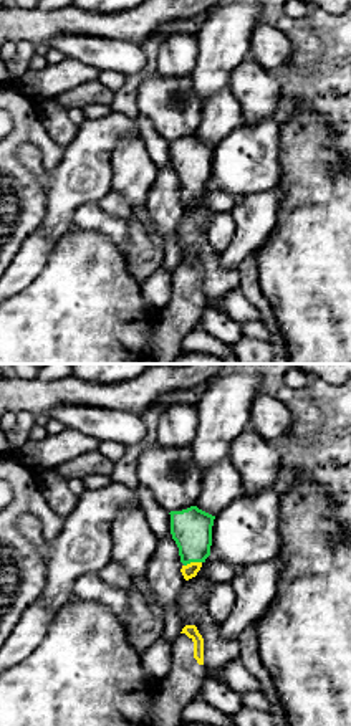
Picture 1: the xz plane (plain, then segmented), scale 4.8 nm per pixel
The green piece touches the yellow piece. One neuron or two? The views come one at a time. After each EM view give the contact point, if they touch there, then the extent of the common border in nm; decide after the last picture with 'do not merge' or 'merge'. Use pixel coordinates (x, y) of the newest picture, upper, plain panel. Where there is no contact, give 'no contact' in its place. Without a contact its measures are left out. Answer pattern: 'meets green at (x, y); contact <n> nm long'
meets green at (192, 191); contact 90 nm long

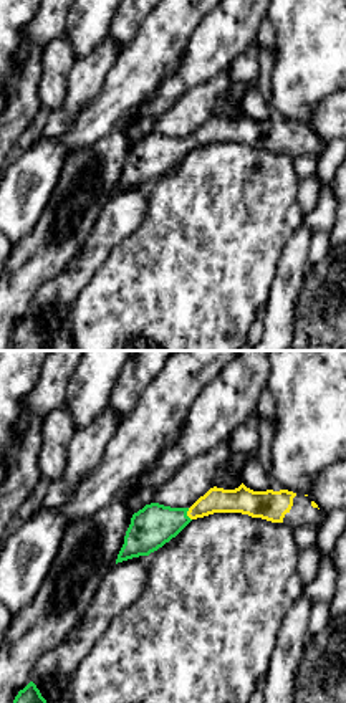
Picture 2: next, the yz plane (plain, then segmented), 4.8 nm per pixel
meets green at (186, 144); contact 70 nm long

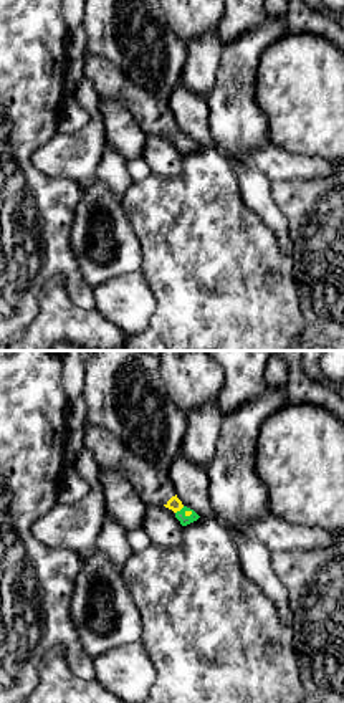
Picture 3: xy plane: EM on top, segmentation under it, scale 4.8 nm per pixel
meets green at (181, 139); contact 60 nm long

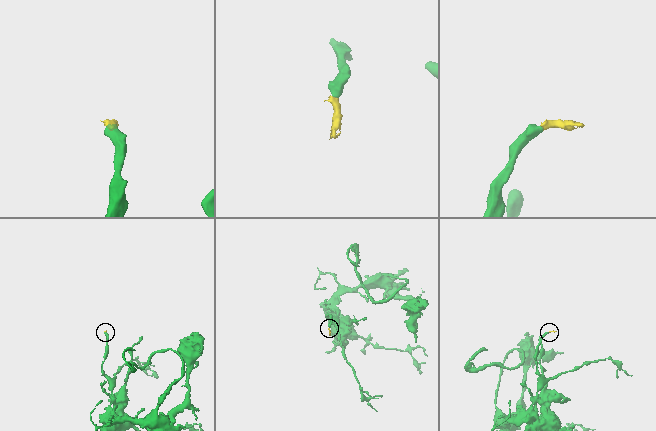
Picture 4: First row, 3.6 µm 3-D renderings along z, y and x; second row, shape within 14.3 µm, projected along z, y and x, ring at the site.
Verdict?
merge

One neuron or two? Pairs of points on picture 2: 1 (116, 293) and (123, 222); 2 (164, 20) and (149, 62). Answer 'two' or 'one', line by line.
1: two
2: one

